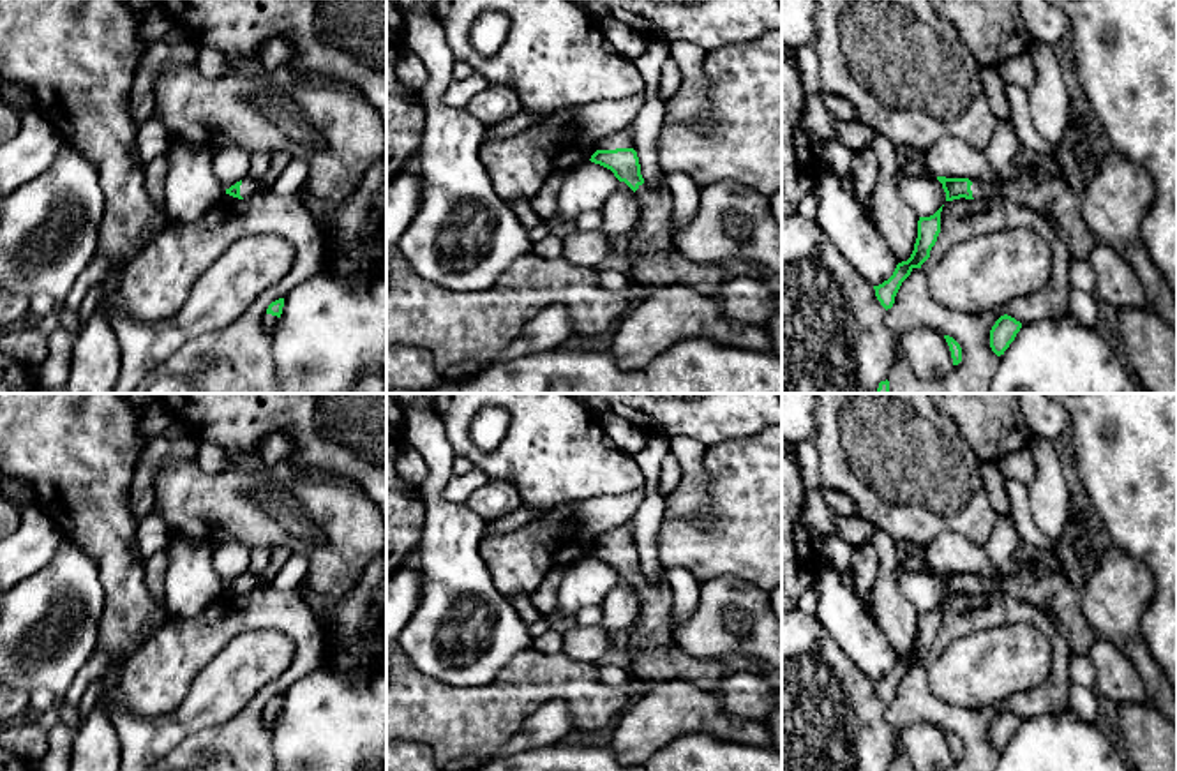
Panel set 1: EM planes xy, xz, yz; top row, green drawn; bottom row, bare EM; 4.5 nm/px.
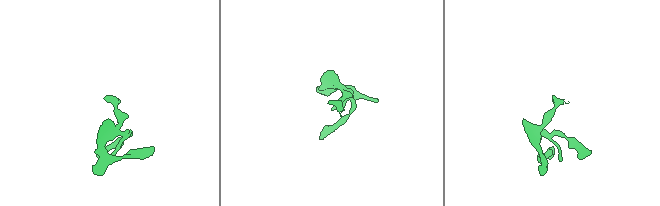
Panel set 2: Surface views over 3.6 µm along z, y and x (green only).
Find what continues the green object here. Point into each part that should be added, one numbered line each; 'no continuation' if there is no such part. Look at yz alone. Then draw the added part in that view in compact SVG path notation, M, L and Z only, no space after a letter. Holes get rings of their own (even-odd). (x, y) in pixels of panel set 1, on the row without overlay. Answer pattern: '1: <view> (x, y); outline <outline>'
1: yz (1049, 590); outline M1032 559L1015 572L971 577L974 595L1001 591L1032 603L1048 614L1071 653L1089 655L1098 635L1083 616L1082 595L1073 588L1062 568L1048 568Z

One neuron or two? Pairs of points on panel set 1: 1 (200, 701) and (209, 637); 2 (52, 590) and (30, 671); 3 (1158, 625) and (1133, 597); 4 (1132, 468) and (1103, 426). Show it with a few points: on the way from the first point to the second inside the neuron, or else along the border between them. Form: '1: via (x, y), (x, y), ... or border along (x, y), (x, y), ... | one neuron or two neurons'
1: border along (235, 636), (200, 671), (184, 699) | two neurons
2: via (52, 609), (52, 618), (30, 646), (30, 651) | one neuron
3: border along (1147, 568), (1153, 600), (1144, 639), (1151, 651) | two neurons
4: via (1132, 457), (1114, 436) | one neuron

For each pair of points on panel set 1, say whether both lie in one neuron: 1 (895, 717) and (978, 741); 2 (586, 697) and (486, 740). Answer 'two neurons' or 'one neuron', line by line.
1: one neuron
2: one neuron

